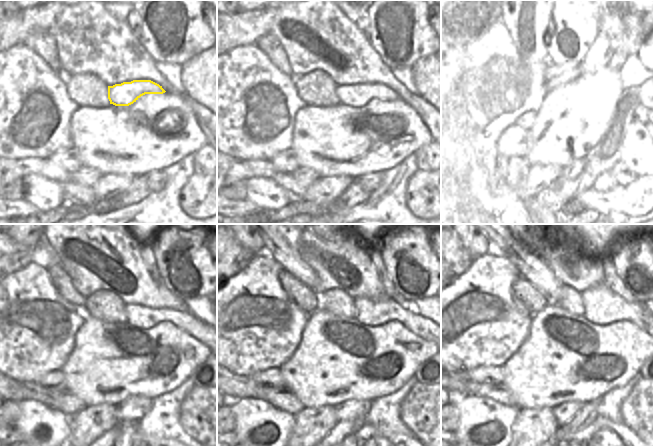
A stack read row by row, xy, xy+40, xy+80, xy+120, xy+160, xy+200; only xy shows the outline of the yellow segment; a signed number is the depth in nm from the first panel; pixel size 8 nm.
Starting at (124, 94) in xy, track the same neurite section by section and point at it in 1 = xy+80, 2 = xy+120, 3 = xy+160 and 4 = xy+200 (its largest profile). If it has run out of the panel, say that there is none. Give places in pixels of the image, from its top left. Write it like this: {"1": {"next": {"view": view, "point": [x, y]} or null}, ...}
{"1": {"next": {"view": "xy+80", "point": [581, 93]}}, "2": {"next": {"view": "xy+120", "point": [139, 316]}}, "3": {"next": {"view": "xy+160", "point": [370, 312]}}, "4": {"next": {"view": "xy+200", "point": [602, 306]}}}

